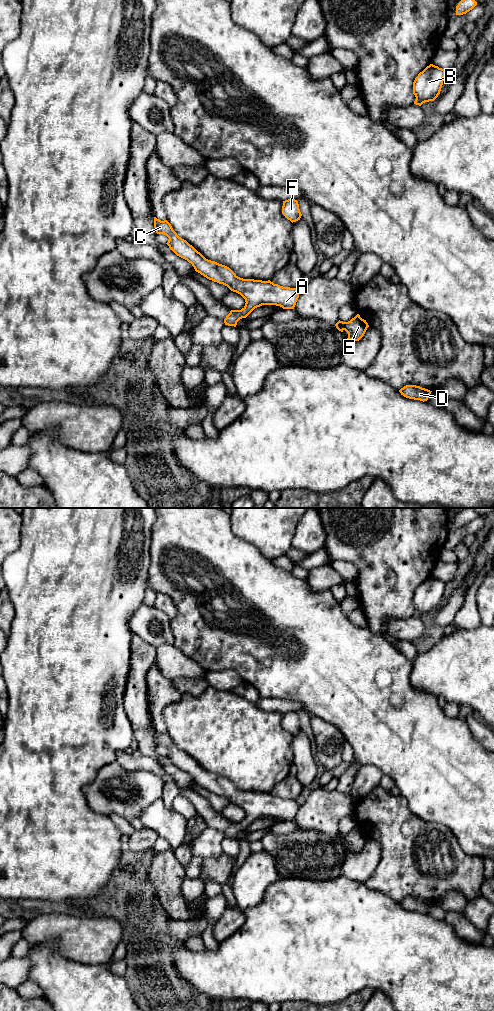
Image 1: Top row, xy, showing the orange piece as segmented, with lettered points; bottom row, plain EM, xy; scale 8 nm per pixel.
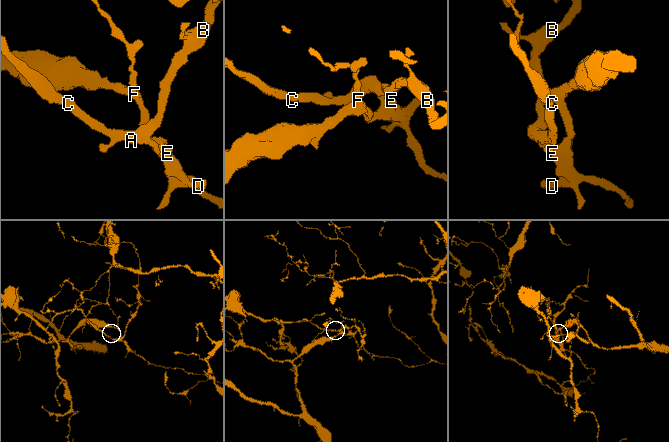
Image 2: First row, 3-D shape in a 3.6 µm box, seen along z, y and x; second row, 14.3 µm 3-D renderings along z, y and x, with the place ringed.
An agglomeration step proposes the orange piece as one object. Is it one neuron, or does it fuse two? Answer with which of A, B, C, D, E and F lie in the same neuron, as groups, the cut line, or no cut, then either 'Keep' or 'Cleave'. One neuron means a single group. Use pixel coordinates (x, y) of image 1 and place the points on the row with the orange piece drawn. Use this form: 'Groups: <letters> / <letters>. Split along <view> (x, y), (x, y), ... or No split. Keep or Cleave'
Groups: A B C / D E F. Split along xy (339, 320), (344, 329). Cleave

